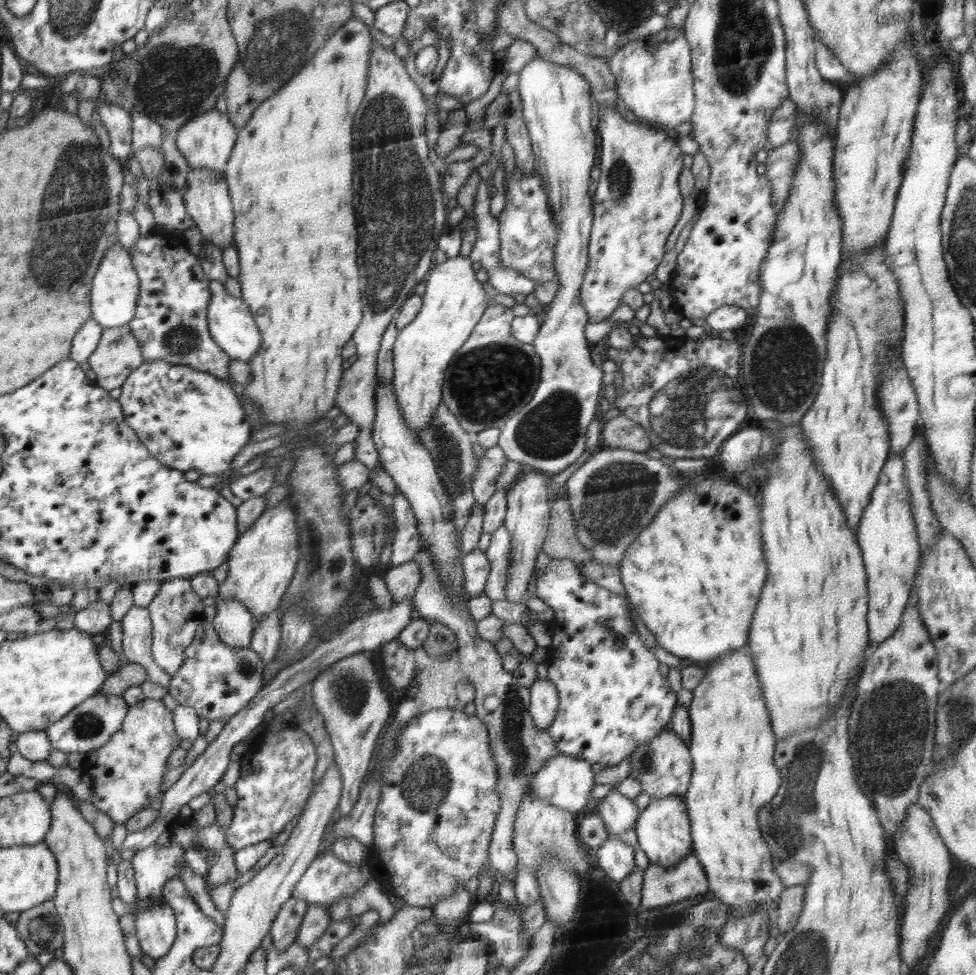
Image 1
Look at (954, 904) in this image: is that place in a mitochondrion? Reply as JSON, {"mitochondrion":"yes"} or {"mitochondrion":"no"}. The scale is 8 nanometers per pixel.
{"mitochondrion":"no"}

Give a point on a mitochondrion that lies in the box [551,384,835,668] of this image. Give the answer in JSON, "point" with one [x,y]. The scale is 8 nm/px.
{"point":[617,495]}

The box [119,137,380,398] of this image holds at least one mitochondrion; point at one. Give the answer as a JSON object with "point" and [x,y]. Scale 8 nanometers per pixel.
{"point":[184,340]}

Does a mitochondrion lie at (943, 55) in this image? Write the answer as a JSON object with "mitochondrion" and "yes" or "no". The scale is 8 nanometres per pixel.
{"mitochondrion":"no"}

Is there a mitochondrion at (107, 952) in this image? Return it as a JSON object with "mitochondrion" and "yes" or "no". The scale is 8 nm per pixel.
{"mitochondrion":"no"}

